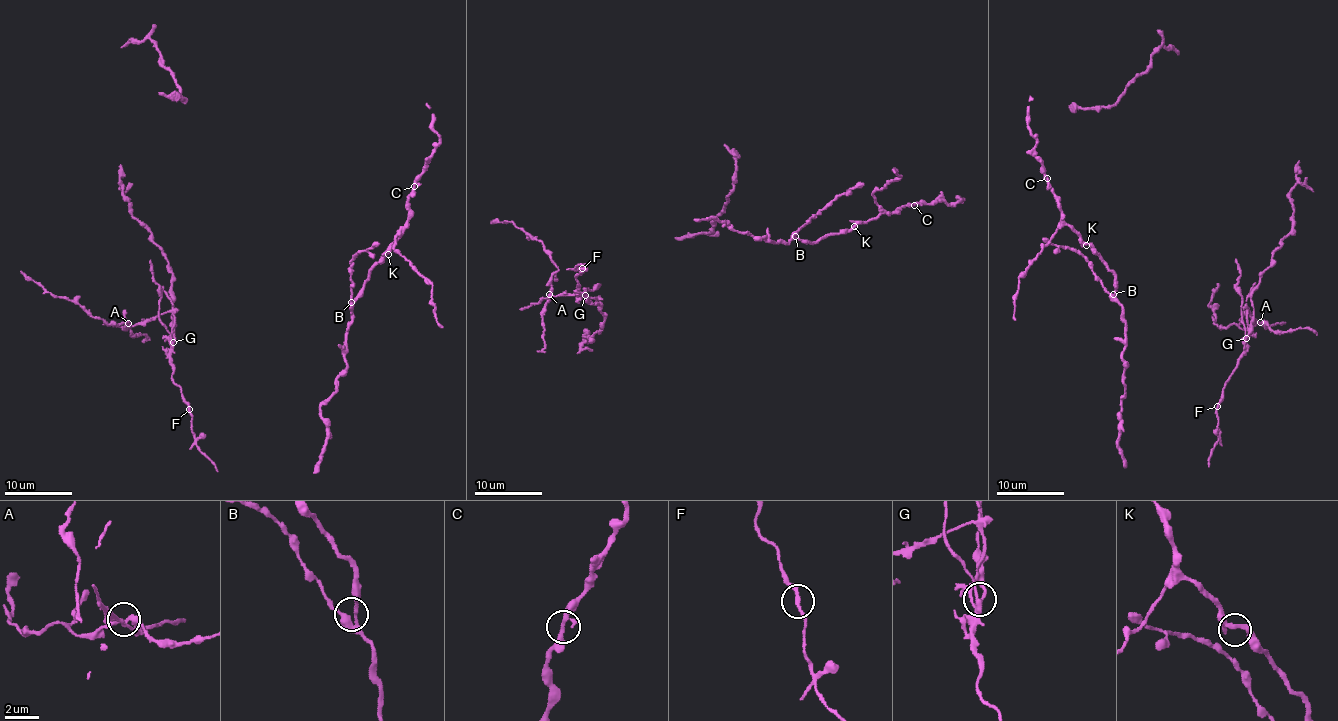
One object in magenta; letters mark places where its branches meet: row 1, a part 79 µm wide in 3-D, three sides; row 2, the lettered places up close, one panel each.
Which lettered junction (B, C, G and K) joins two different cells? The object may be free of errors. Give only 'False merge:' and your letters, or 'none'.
False merge: G

